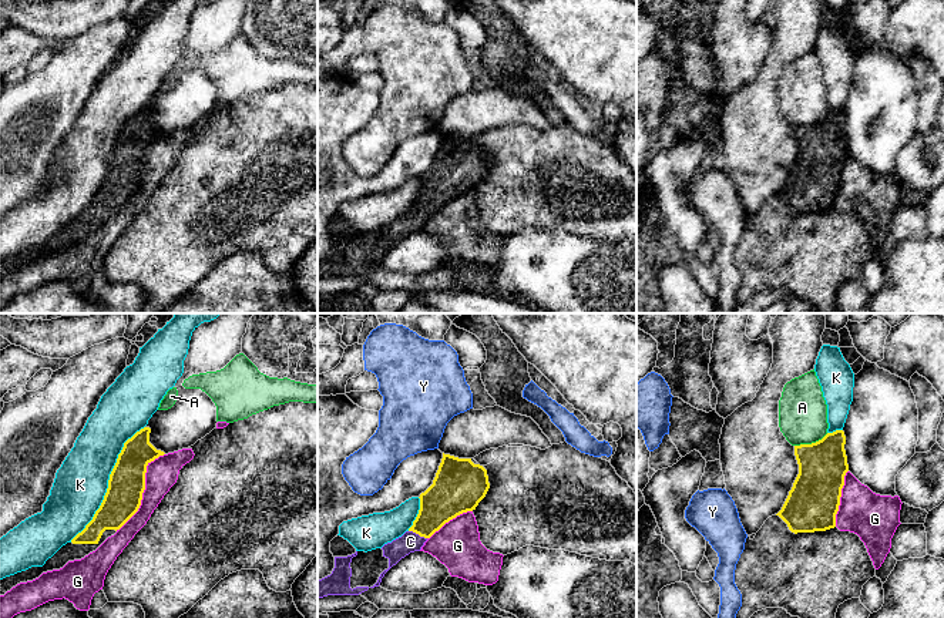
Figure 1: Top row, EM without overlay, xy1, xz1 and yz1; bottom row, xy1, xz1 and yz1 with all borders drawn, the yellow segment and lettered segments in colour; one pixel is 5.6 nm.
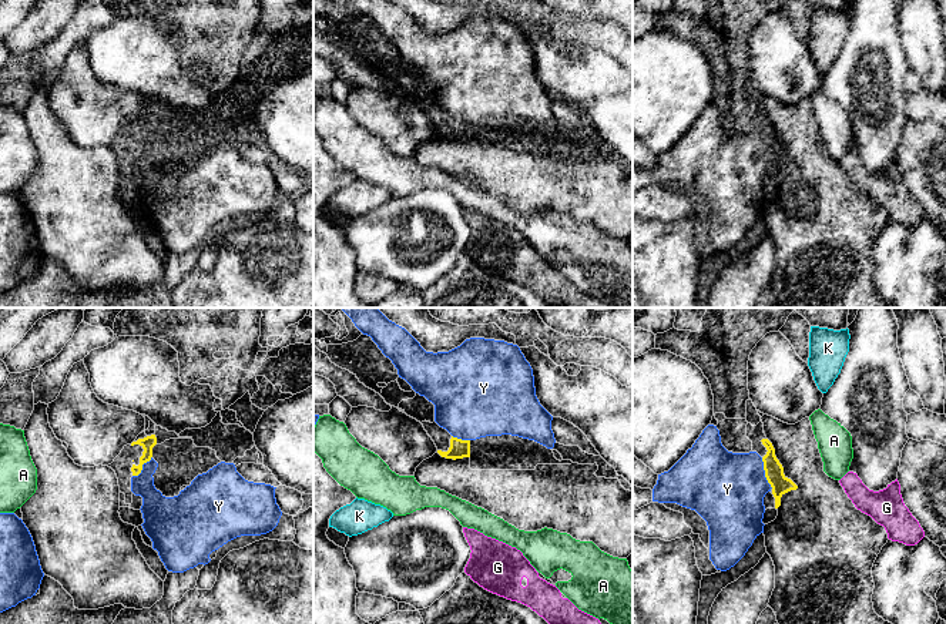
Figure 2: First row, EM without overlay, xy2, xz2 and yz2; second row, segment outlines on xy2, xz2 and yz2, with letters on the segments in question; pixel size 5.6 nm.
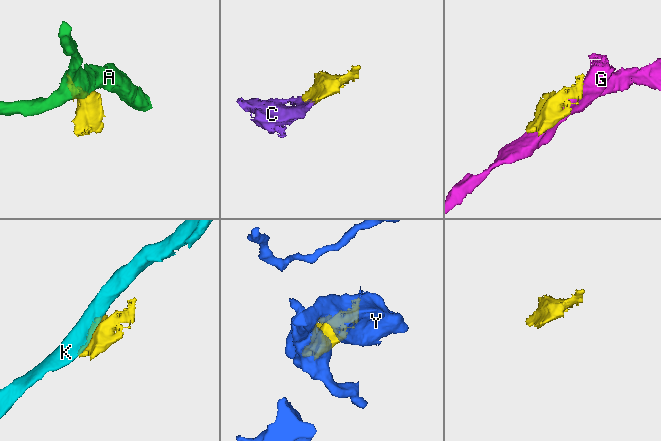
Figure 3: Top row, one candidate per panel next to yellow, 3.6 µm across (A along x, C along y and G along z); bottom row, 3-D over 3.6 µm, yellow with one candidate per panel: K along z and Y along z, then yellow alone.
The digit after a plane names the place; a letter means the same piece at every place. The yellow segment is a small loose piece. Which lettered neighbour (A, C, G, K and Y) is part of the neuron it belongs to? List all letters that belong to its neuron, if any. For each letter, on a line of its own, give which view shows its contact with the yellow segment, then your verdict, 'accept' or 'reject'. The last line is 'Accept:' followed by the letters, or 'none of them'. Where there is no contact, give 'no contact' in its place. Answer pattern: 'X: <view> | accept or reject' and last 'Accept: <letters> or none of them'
A: yz1 | reject
C: xz1 | accept
G: xy1 | reject
K: xy1 | reject
Y: yz2 | reject
Accept: C

